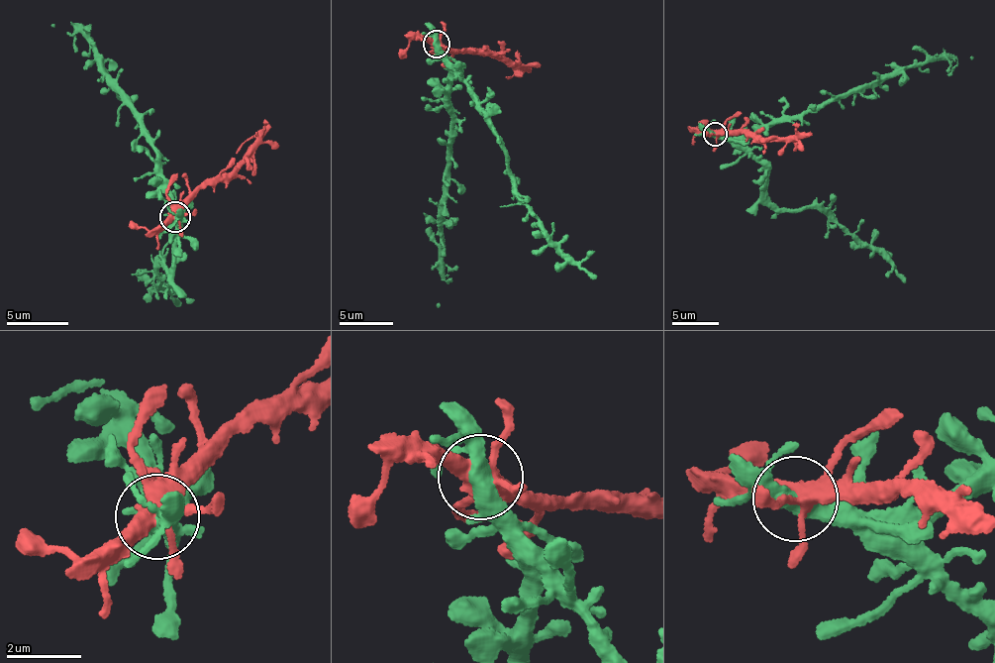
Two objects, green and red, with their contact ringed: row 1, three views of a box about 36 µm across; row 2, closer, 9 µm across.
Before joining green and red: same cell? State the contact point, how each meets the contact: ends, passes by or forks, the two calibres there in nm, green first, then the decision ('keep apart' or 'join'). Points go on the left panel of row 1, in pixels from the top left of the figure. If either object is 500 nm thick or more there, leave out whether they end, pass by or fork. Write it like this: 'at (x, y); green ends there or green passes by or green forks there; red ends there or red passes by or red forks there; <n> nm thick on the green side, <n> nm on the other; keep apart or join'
at (174, 216); green forks there; red forks there; 400 nm thick on the green side, 400 nm on the other; join

